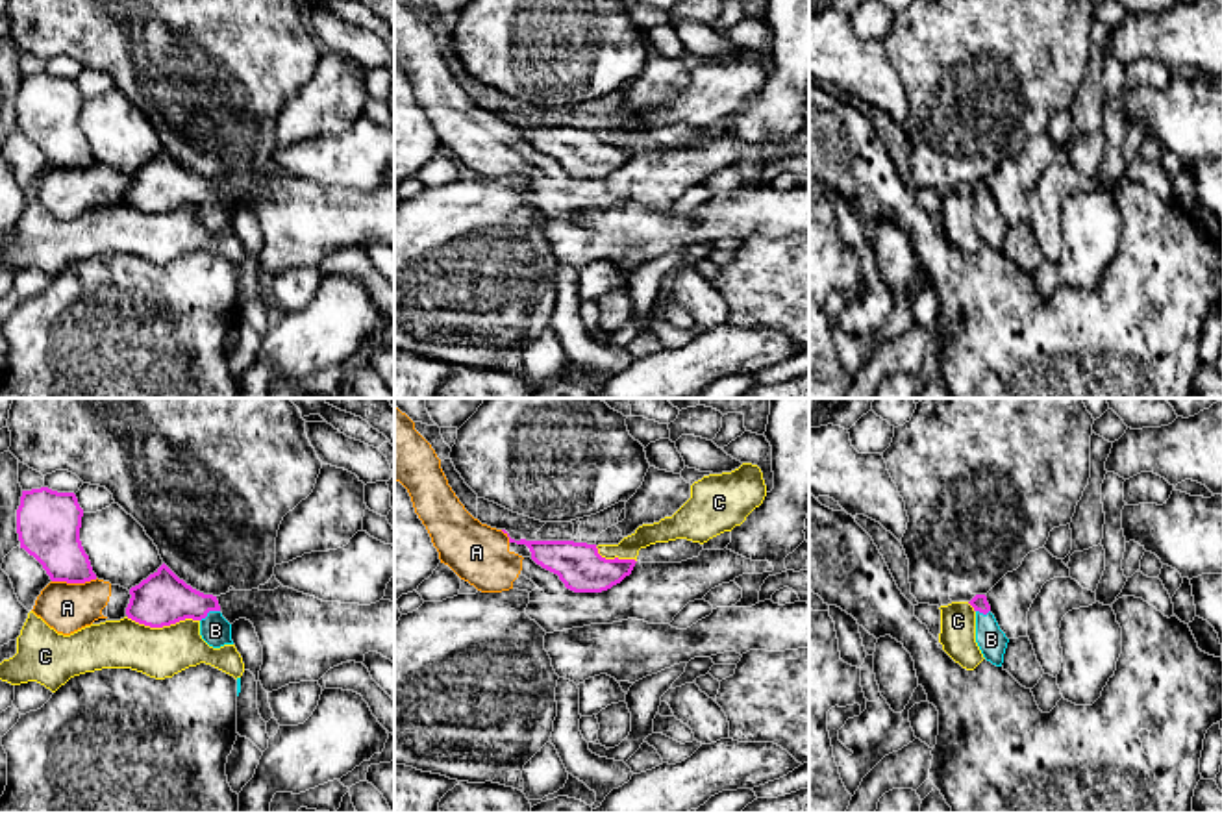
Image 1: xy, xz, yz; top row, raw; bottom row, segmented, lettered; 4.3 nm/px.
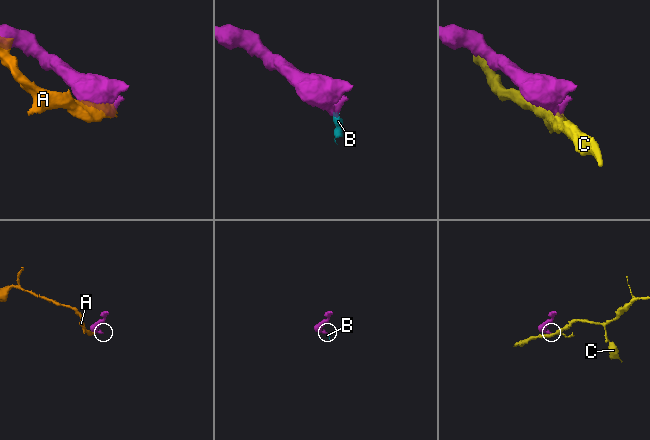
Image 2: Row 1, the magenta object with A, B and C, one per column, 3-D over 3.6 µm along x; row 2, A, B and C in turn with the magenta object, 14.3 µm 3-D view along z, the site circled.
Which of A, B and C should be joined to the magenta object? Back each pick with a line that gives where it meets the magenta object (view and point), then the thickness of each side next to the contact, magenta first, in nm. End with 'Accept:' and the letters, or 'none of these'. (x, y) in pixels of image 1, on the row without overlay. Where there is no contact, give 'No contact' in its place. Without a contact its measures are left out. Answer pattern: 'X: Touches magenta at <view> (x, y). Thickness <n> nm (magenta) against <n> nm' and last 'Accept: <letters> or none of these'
B: Touches magenta at xy (210, 195). Thickness 220 nm (magenta) against 140 nm
Accept: B

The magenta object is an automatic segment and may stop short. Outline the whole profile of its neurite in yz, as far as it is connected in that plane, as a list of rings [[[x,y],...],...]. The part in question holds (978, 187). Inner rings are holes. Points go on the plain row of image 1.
[[[976,180],[968,187],[976,196],[976,228],[987,246],[1002,252],[1009,224],[1000,215],[985,180]]]

